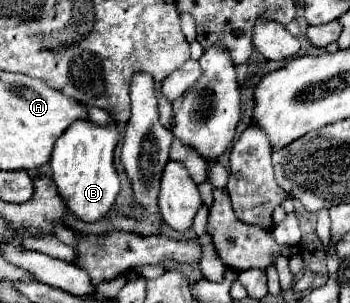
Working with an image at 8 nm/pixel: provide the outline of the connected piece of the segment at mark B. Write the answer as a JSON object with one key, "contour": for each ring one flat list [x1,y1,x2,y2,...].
{"contour":[[75,120,75,124,71,124,71,128,67,128,67,132,63,132,63,136,59,136,55,142,51,154,53,180,73,216,83,222,101,220,115,204,119,192,119,176,113,164,113,152,117,142,119,128,115,122,99,126,91,120]]}

